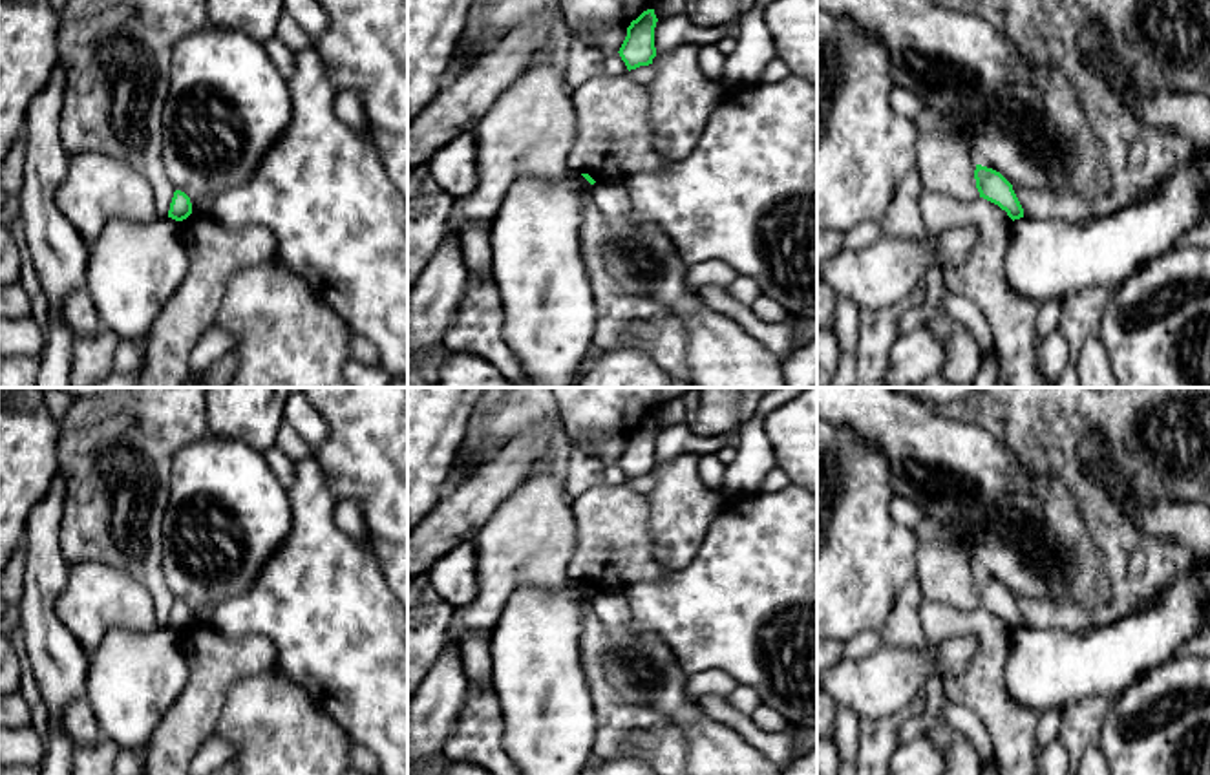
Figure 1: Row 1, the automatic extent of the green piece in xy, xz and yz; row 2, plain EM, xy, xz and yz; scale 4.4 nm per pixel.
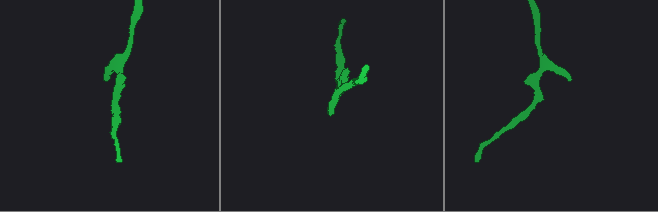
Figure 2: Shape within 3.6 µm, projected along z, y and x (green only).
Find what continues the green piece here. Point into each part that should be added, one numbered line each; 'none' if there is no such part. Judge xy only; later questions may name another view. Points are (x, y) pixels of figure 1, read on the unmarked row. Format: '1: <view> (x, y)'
none

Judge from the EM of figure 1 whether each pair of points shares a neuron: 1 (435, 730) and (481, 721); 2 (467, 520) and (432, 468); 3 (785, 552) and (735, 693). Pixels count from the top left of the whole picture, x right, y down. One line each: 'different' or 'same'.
1: different
2: different
3: different

